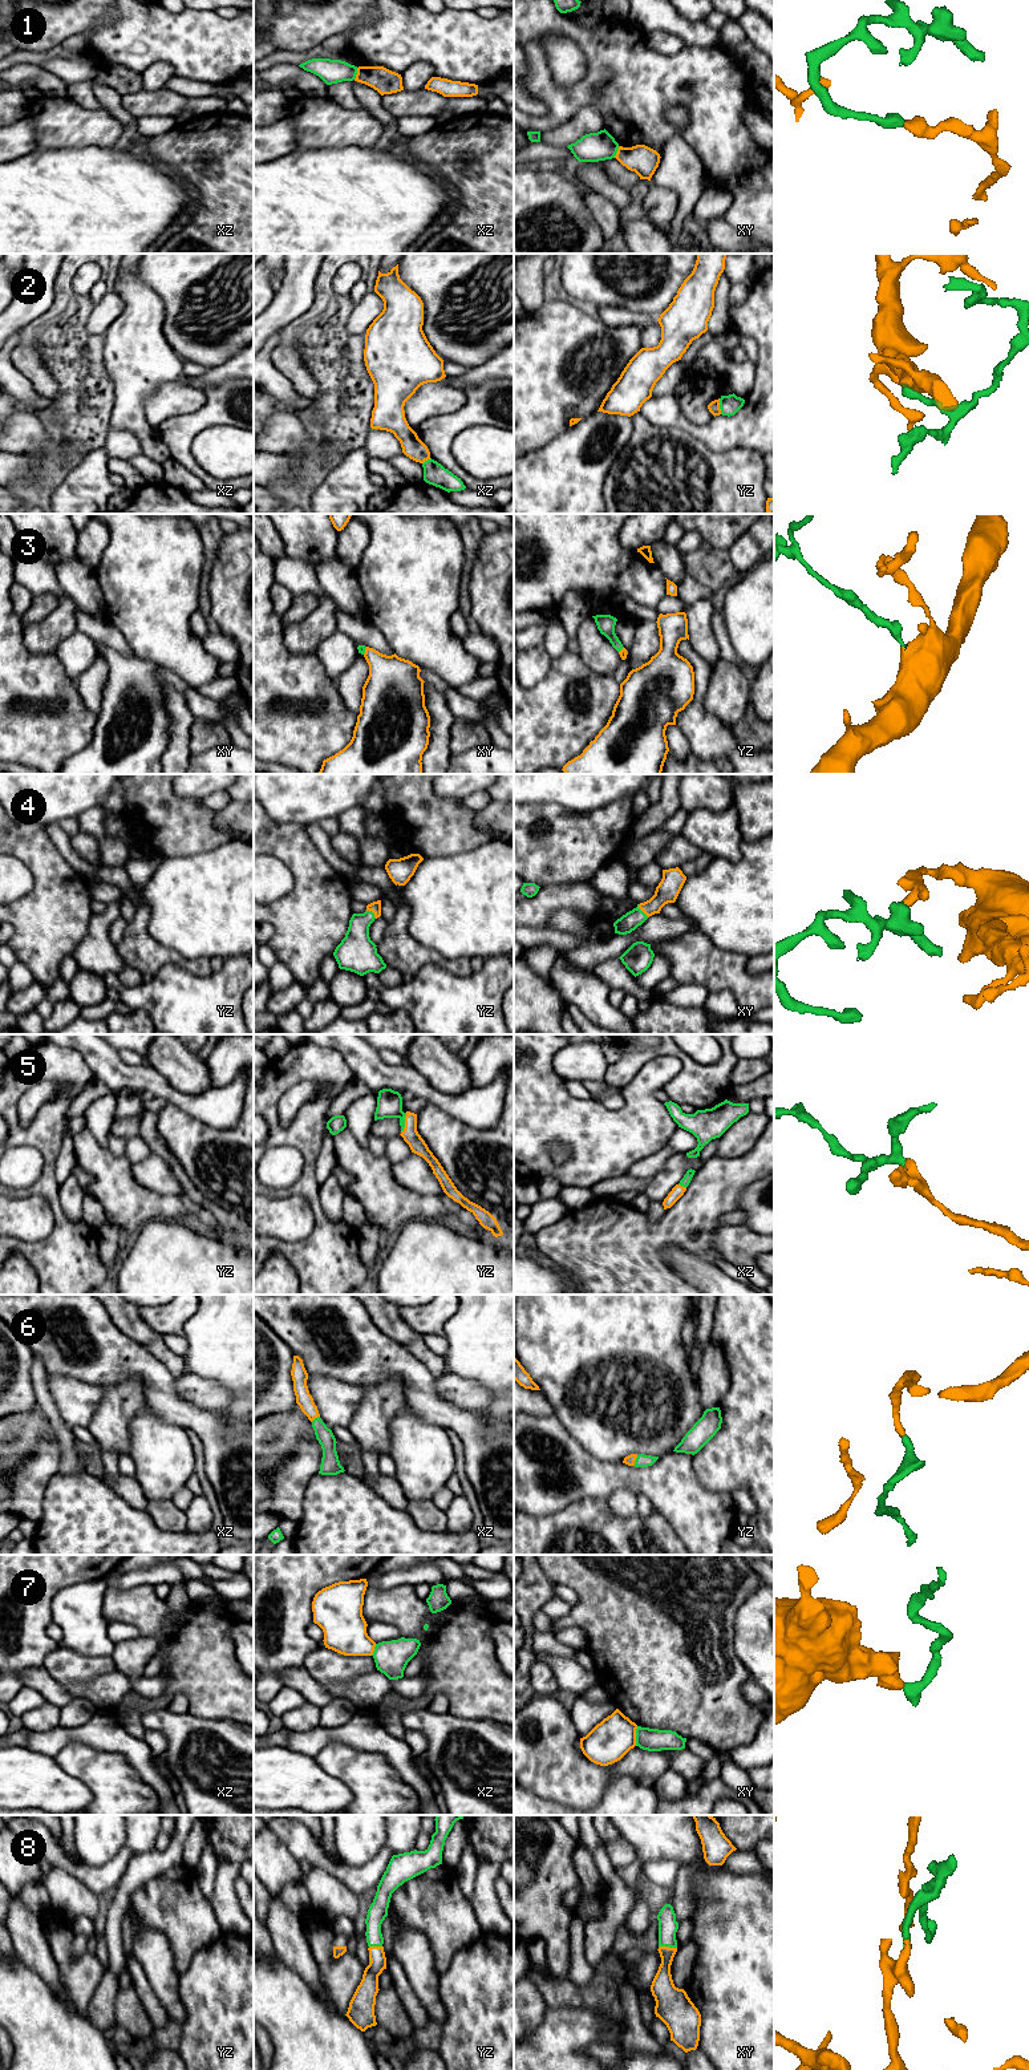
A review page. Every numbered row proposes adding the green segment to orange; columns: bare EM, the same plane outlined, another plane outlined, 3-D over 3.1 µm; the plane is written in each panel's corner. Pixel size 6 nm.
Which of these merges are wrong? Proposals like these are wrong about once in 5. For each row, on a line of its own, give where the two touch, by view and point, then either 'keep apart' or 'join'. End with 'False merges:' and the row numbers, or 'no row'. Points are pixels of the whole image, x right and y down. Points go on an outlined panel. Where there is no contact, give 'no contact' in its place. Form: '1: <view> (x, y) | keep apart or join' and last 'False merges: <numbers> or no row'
1: xz (357, 73) | keep apart
2: yz (718, 406) | keep apart
3: xy (365, 651) | join
4: xy (643, 911) | join
5: yz (405, 1122) | join
6: yz (635, 1459) | join
7: xy (635, 1736) | keep apart
8: xy (667, 1947) | join
False merges: 1, 2, 7

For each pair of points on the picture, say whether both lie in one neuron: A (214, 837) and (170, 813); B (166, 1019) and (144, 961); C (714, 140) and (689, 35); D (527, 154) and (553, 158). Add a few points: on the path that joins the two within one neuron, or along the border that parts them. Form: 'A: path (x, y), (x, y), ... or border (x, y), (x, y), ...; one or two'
A: path (203, 835), (181, 823); one
B: border (178, 964), (165, 964), (153, 976), (146, 979); two
C: border (685, 44), (718, 45); two
D: path (534, 154), (546, 154); one

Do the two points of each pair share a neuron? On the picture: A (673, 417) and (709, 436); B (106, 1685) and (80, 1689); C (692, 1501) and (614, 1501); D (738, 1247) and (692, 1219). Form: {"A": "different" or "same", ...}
{"A": "same", "B": "same", "C": "different", "D": "different"}

